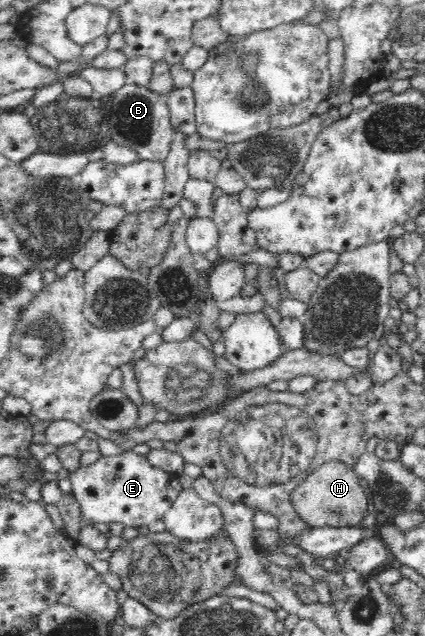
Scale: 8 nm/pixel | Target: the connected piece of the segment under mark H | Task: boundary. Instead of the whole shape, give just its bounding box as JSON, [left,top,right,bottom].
[290,461,370,527]

